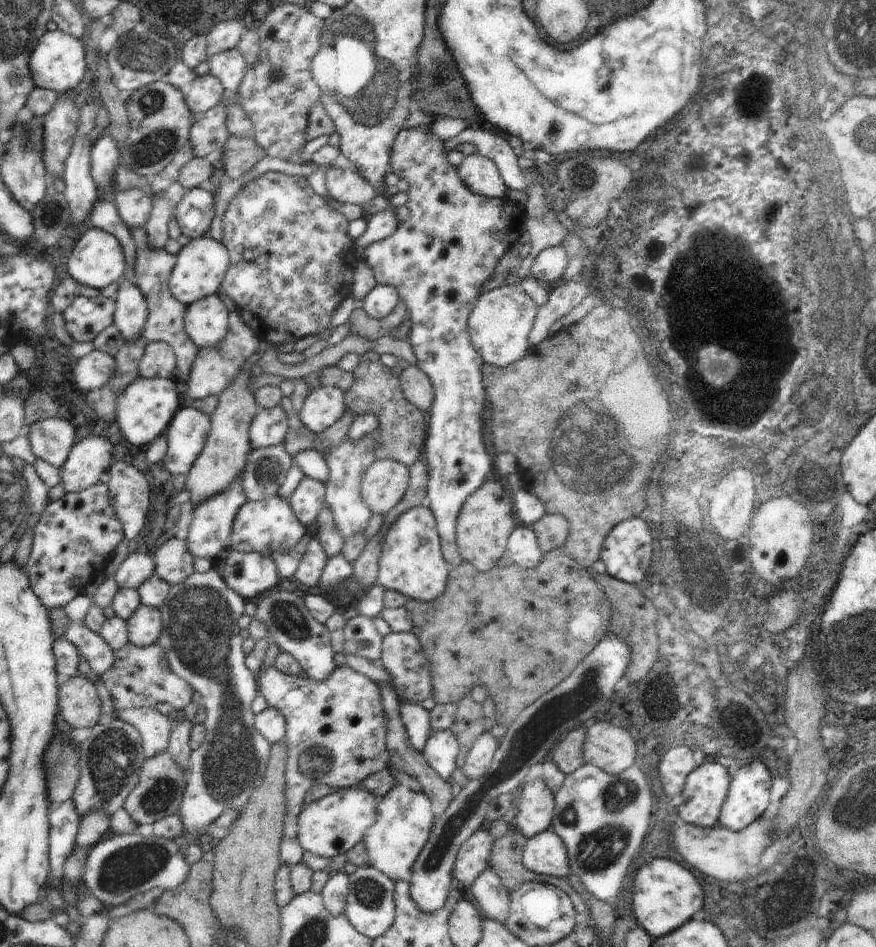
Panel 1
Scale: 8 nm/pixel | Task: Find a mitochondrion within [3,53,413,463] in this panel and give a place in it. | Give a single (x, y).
(155, 148)

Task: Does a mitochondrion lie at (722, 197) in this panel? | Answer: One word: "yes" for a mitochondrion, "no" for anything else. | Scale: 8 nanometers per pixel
no

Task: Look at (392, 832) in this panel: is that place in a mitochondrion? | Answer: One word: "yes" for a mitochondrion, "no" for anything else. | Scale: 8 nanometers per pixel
no

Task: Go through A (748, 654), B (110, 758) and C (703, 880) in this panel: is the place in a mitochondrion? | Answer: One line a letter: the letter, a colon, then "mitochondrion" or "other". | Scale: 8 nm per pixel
A: mitochondrion
B: mitochondrion
C: other

